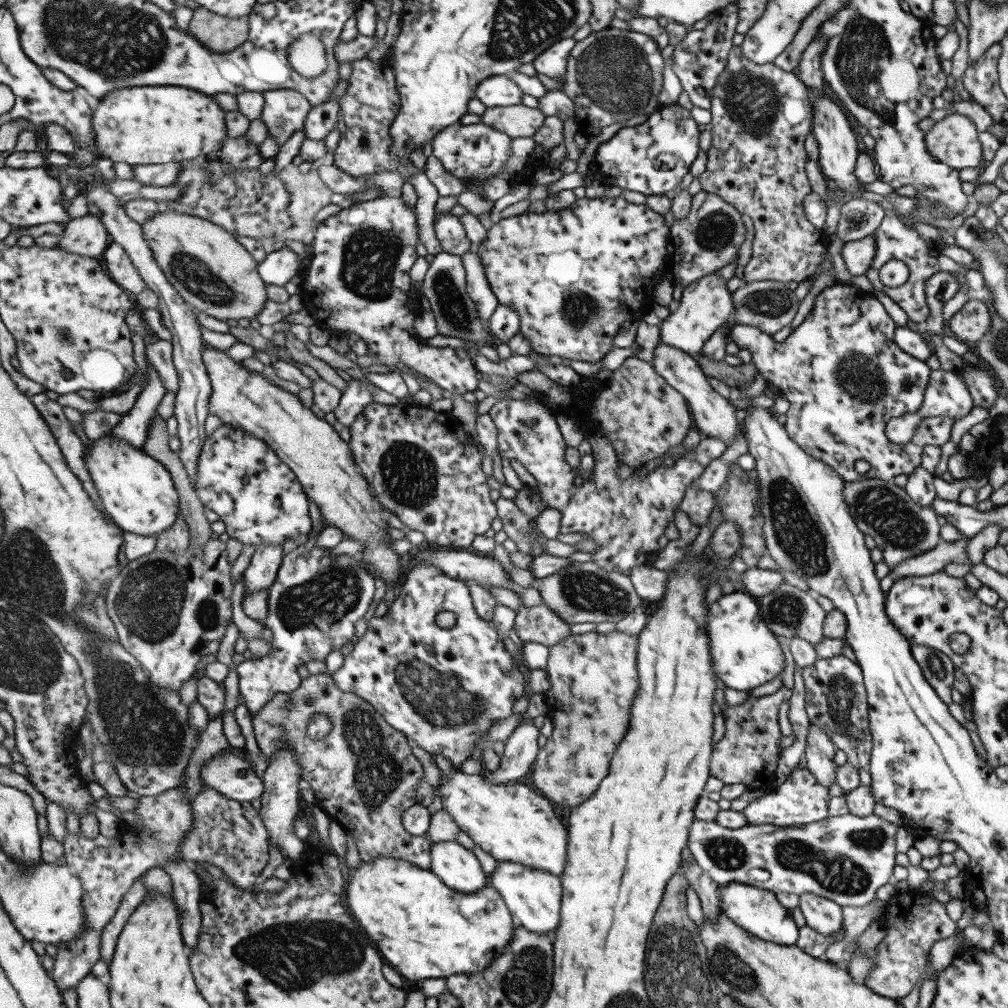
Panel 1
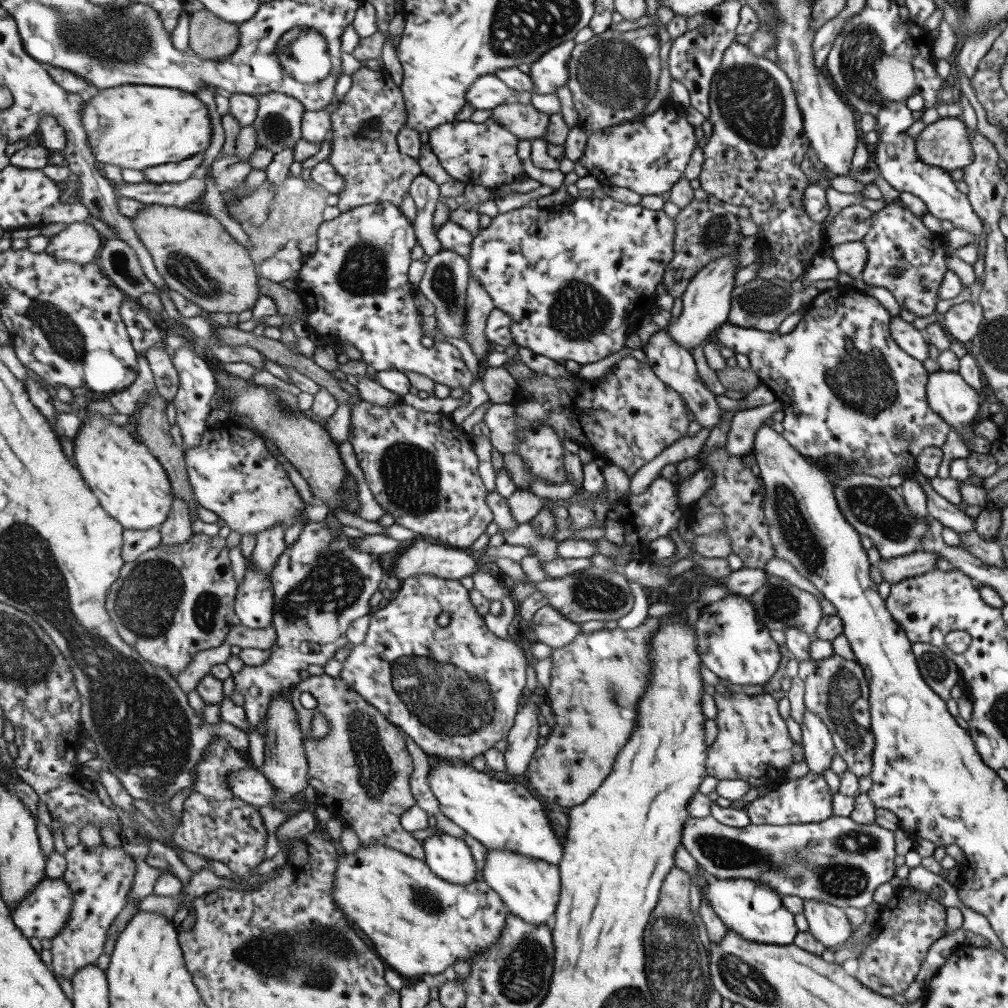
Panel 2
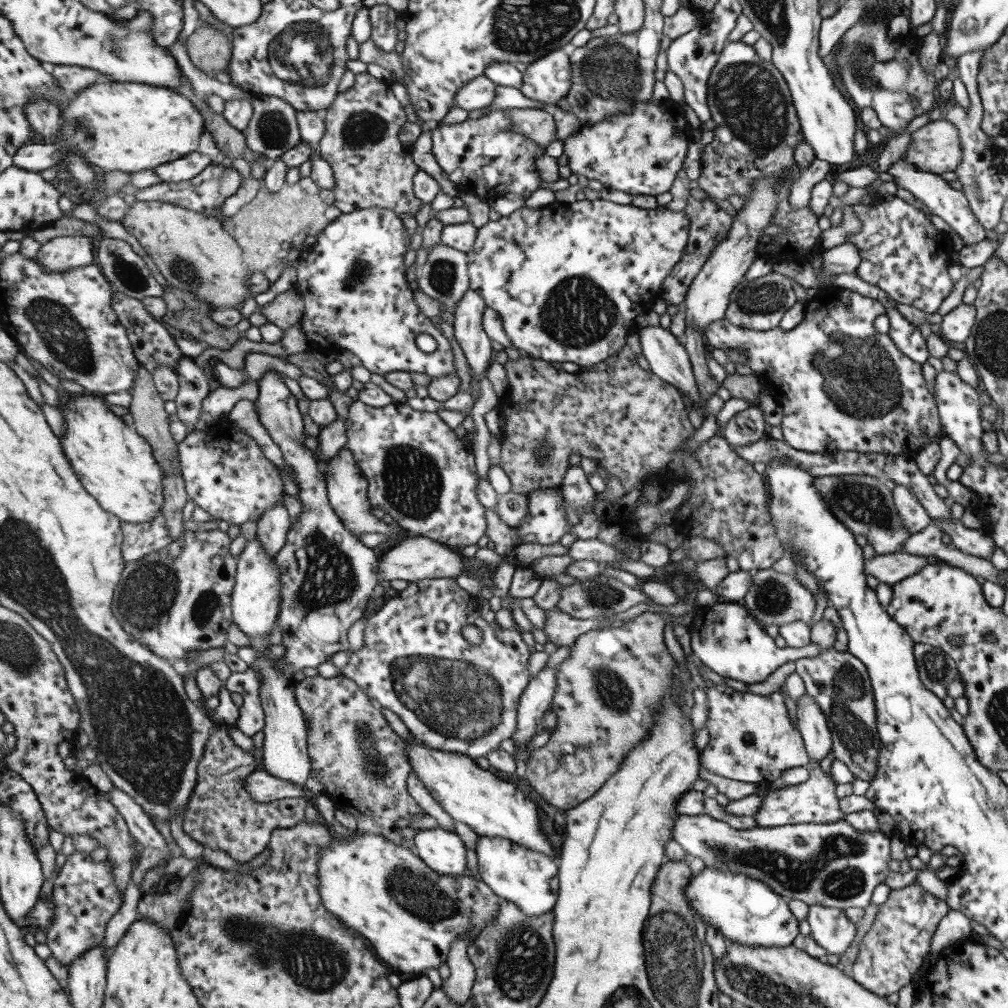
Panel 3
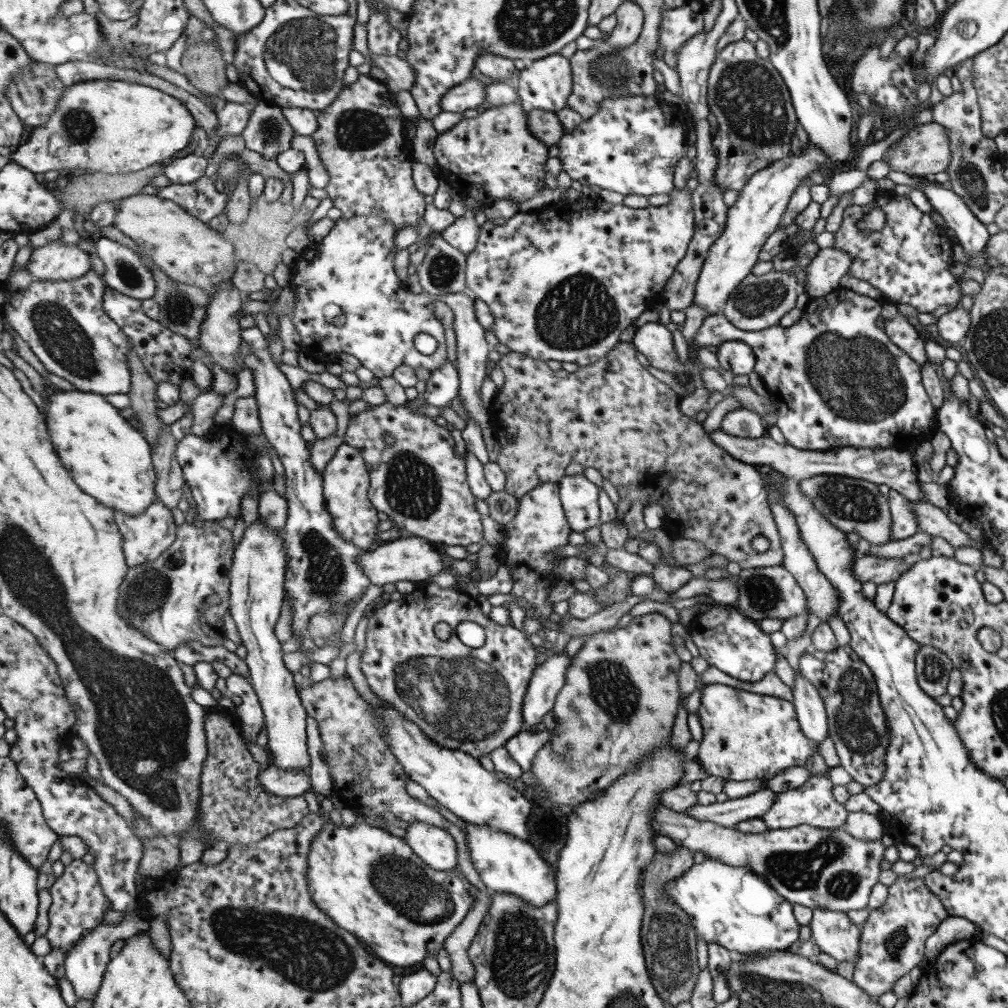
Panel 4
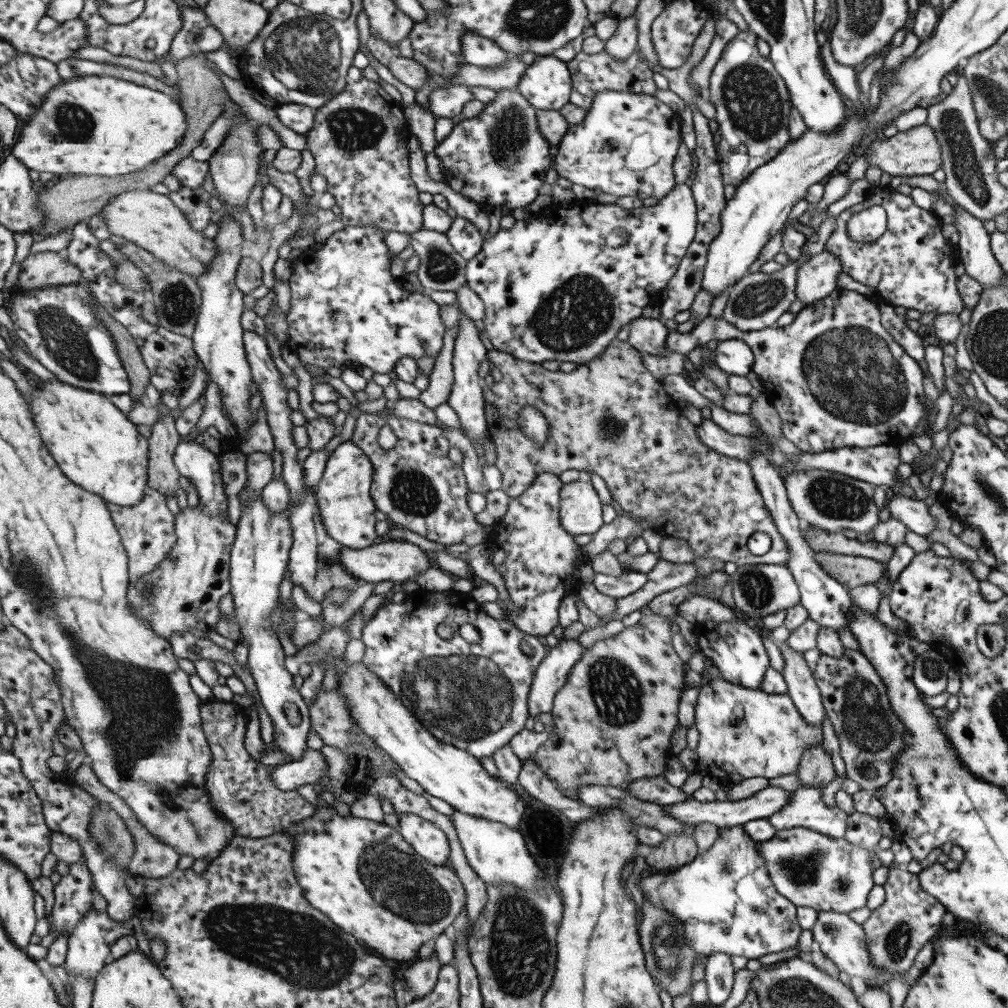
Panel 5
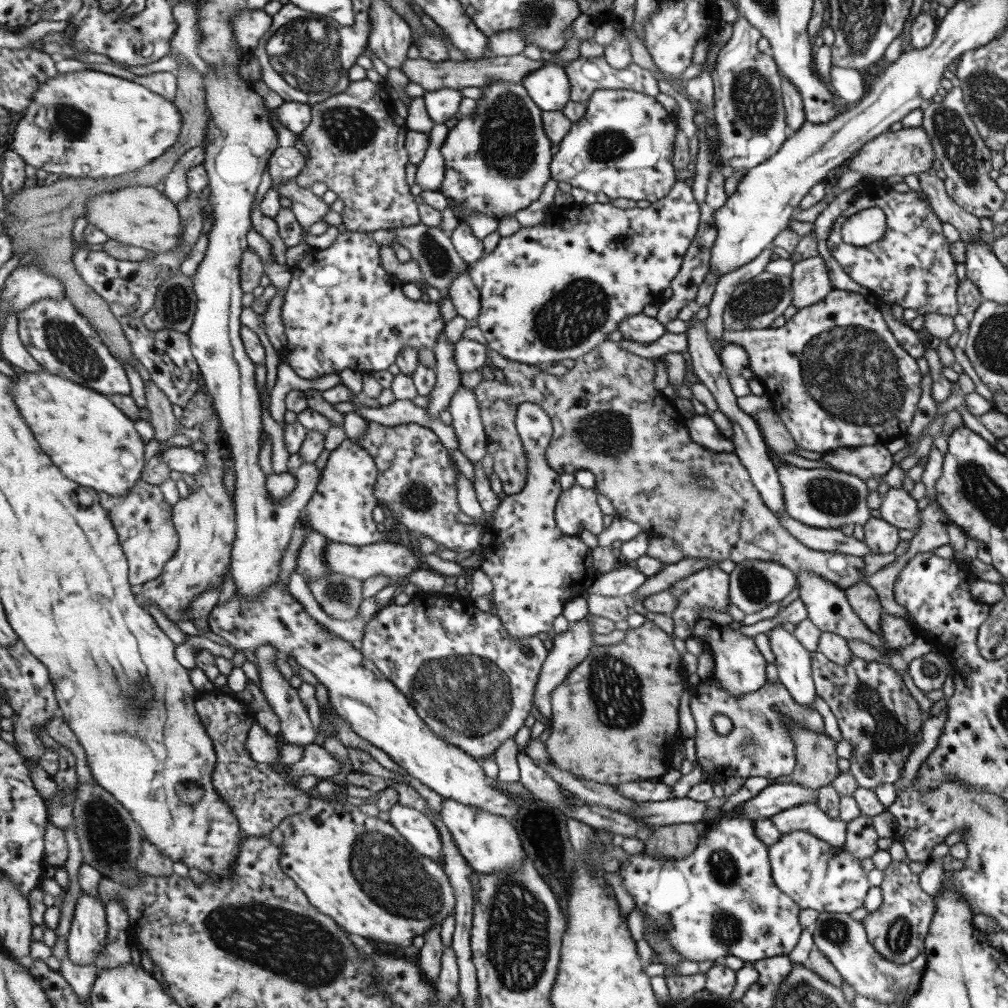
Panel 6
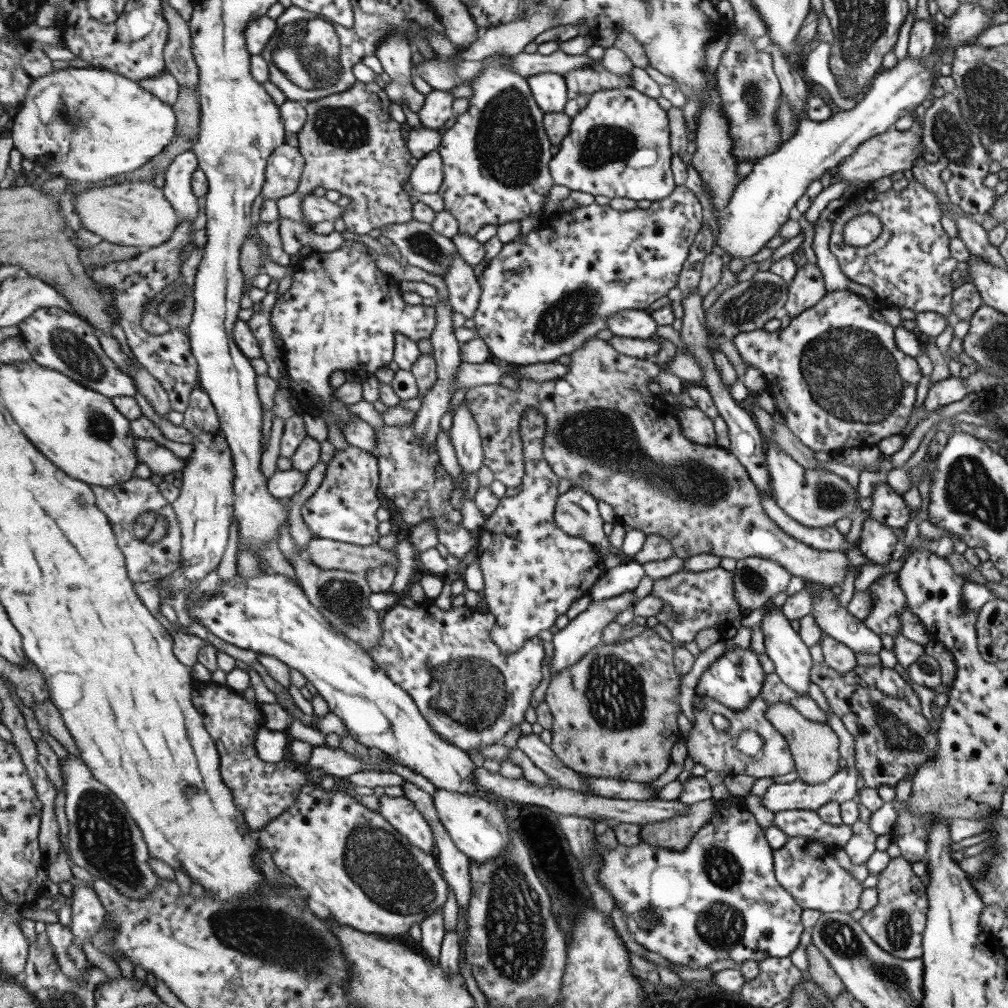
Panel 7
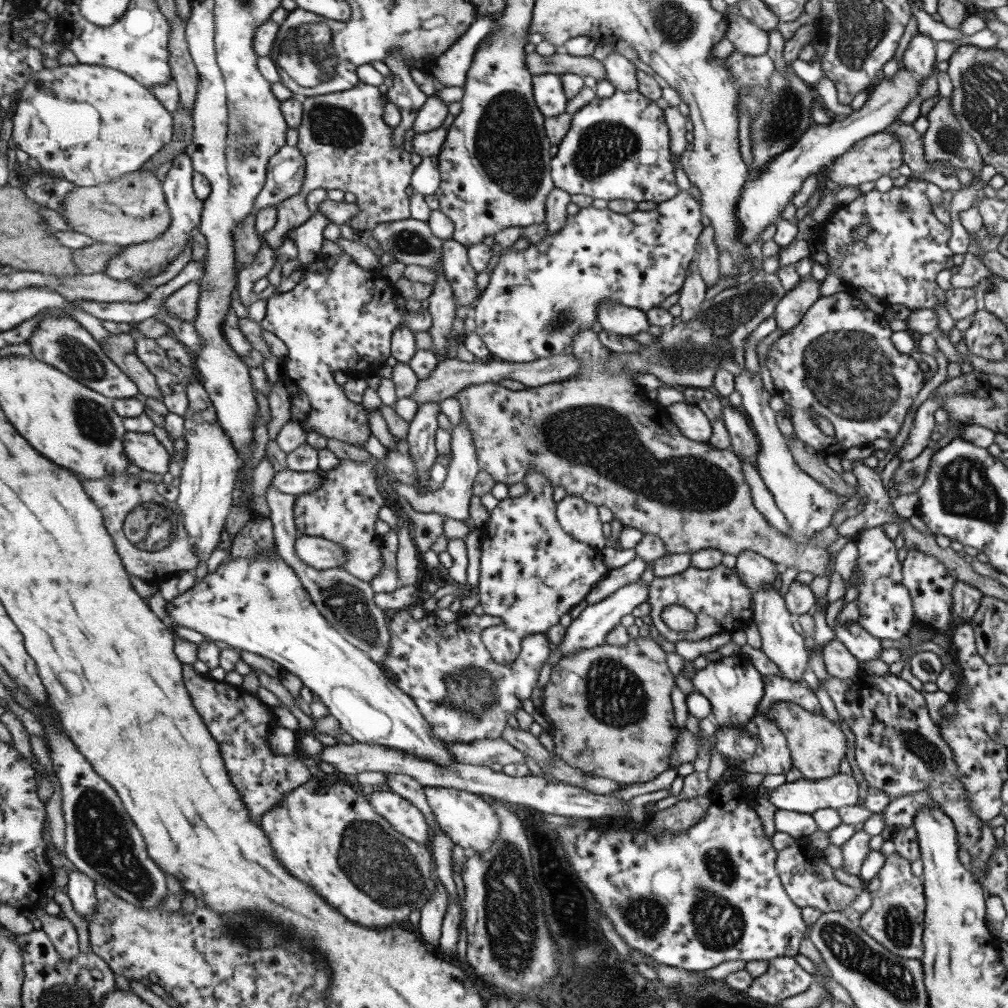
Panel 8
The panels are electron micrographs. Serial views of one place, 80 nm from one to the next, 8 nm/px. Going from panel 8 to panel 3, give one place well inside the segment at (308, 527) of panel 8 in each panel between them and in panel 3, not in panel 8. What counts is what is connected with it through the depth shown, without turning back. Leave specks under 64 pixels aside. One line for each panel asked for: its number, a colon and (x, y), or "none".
3: (347, 485)
4: (348, 482)
5: (345, 499)
6: (342, 507)
7: (344, 508)

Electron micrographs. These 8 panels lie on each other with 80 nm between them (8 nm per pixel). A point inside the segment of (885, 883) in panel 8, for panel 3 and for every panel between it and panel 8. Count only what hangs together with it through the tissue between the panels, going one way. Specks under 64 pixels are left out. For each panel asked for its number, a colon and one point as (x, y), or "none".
3: (899, 939)
4: (892, 940)
5: (896, 932)
6: (896, 930)
7: (896, 922)

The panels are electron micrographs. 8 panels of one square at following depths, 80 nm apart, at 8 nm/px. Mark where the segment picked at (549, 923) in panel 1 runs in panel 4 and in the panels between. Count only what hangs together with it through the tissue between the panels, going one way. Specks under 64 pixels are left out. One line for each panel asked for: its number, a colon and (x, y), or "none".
2: (530, 887)
3: (516, 873)
4: (506, 863)

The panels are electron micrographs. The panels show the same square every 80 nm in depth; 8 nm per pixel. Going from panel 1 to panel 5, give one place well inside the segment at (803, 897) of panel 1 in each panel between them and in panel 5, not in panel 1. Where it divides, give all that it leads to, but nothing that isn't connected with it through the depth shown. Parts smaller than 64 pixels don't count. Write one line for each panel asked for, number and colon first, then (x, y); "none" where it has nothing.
2: (827, 924)
3: (829, 928)
4: (832, 932)
5: (840, 939)

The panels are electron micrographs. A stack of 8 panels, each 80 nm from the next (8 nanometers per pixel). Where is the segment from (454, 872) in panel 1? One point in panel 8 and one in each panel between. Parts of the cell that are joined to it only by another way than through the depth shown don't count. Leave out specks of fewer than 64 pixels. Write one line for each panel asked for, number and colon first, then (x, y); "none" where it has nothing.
2: (450, 857)
3: (444, 851)
4: (438, 847)
5: (427, 838)
6: (417, 827)
7: (403, 814)
8: (408, 819)

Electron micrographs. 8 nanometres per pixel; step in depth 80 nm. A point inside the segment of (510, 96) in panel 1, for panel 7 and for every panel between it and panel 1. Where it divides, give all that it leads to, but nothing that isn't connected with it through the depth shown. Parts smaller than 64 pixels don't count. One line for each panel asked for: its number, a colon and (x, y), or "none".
2: (488, 92)
3: (479, 93)
4: (470, 94)
5: (447, 102)
6: (443, 105)
7: (437, 112)

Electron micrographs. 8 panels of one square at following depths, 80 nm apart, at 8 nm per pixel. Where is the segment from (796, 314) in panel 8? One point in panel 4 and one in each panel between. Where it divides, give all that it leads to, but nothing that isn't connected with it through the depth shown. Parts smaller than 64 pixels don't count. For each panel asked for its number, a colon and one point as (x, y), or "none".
4: (822, 274)
5: (816, 277)
6: (809, 279)
7: (807, 287)

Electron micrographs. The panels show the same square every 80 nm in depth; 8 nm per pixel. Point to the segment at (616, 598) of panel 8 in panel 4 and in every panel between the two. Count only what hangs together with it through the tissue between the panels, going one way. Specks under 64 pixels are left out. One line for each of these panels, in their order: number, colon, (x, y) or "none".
4: (549, 677)
5: (551, 673)
6: (567, 648)
7: (581, 634)

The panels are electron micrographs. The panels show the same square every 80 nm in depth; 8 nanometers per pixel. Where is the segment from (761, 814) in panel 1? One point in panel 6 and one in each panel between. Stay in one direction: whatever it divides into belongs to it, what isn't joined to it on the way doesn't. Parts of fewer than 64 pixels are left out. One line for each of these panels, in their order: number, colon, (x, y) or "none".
2: (804, 800)
3: (813, 801)
4: (812, 803)
5: (804, 808)
6: (807, 817)

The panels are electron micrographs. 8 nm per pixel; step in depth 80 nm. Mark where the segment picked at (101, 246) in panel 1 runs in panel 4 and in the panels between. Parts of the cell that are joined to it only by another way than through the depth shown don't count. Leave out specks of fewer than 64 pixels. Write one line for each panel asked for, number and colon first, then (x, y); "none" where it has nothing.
2: (80, 242)
3: (61, 254)
4: (54, 261)

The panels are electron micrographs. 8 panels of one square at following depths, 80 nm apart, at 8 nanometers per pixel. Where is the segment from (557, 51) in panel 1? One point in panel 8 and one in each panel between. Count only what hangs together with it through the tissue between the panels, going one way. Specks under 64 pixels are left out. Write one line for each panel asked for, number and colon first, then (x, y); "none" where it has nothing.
2: (550, 71)
3: (547, 80)
4: (545, 84)
5: (546, 83)
6: (548, 86)
7: (549, 89)
8: (547, 90)

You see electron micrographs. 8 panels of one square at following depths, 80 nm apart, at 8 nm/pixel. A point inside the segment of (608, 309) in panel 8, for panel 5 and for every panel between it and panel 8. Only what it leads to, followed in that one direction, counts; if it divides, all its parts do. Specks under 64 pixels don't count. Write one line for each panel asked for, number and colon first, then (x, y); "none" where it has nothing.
5: (647, 335)
6: (638, 328)
7: (628, 323)

